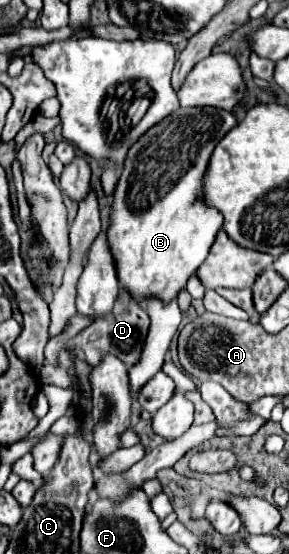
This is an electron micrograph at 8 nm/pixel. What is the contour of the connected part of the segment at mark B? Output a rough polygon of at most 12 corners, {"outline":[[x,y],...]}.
{"outline":[[178,109],[130,149],[108,235],[124,289],[166,303],[224,219],[202,195],[238,121]]}

